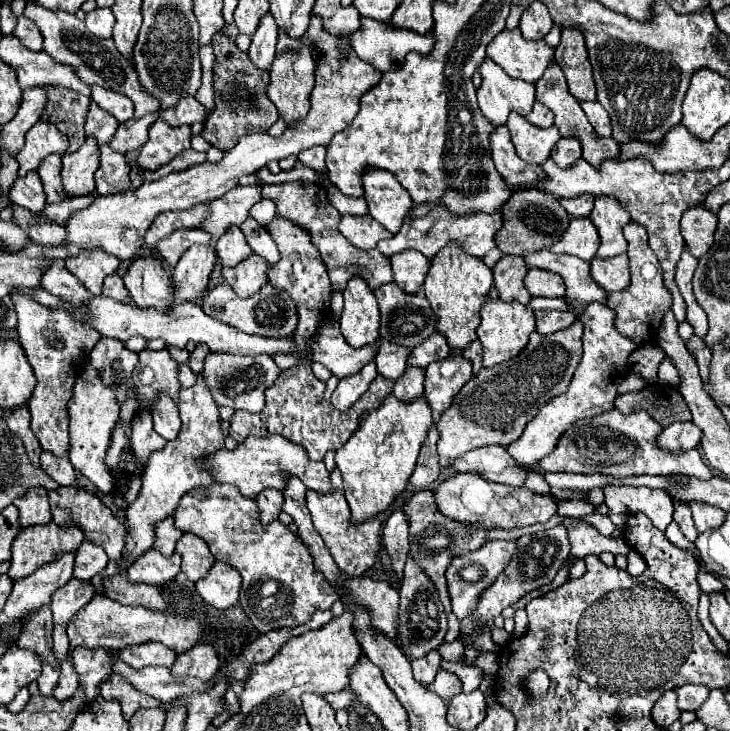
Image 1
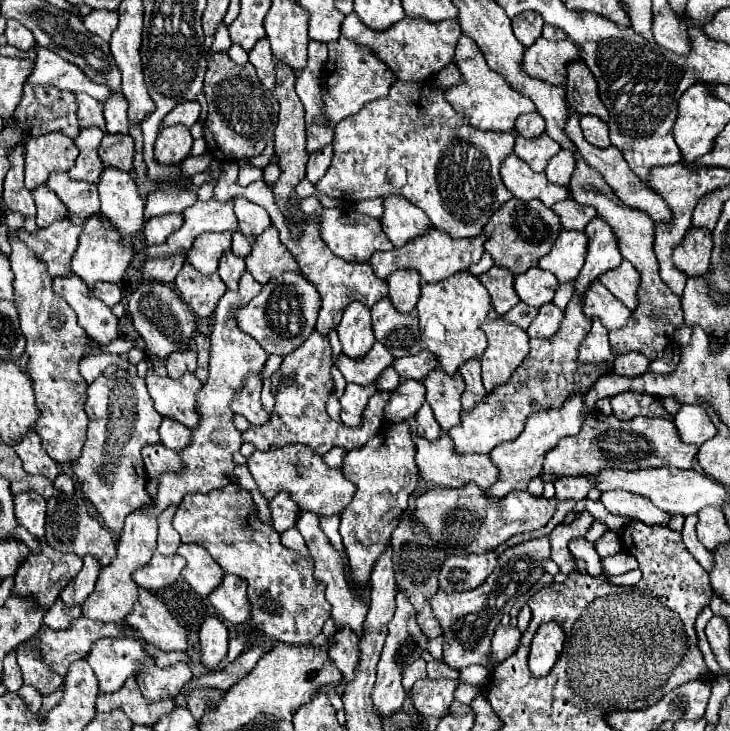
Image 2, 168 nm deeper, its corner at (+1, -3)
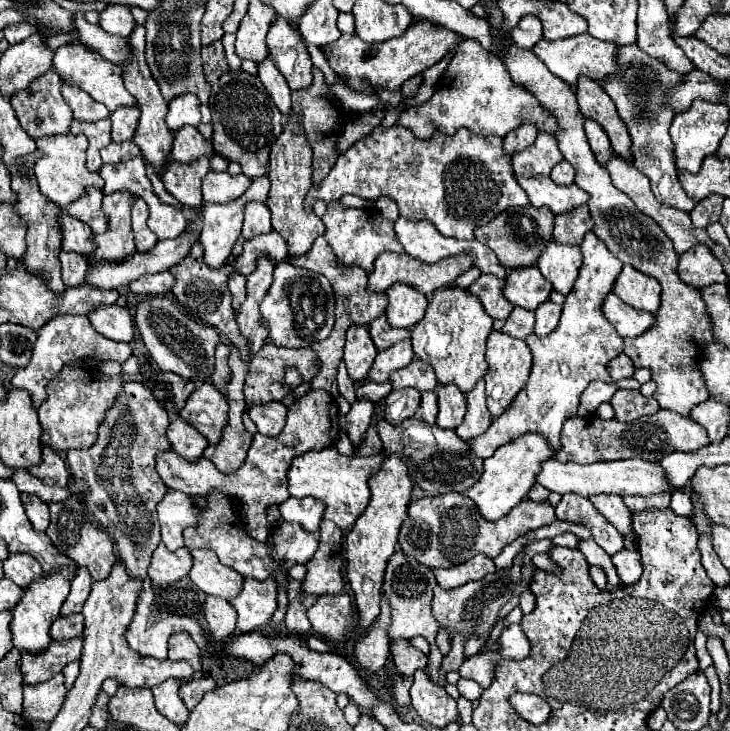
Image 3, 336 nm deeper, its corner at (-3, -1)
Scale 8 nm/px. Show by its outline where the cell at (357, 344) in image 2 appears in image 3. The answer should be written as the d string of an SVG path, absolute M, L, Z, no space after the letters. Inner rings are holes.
M352 325L346 331L346 347L344 347L344 363L354 381L364 381L378 349L368 335L368 327Z

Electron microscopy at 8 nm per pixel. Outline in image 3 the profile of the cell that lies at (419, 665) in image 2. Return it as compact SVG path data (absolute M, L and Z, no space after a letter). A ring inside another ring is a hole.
M400 639L396 643L392 641L390 657L392 657L396 671L404 677L412 677L416 669L426 669L426 655L414 649L406 639Z

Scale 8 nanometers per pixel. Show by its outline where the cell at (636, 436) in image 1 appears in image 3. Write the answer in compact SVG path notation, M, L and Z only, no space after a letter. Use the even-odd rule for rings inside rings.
M660 409L654 415L640 417L632 423L620 423L616 419L600 419L596 415L588 417L570 417L564 423L560 435L560 449L554 459L558 461L574 461L574 463L596 463L596 461L616 461L616 459L646 459L660 461L664 455L672 451L696 451L708 445L708 435L704 427L700 427L690 417L676 415L674 411Z

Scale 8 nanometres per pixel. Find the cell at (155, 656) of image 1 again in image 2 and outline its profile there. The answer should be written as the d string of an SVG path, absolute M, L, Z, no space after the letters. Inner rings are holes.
M178 663L168 669L160 669L152 665L152 669L140 669L140 677L136 677L138 687L148 701L166 701L174 699L180 689L192 679L192 671L188 663Z

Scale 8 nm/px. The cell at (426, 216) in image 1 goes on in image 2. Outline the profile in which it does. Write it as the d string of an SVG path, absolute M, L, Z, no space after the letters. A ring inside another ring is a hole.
M428 229L428 233L424 237L410 241L406 247L392 249L392 251L376 251L370 259L370 265L382 281L398 269L416 269L422 275L424 283L438 283L438 281L442 281L458 271L466 271L470 265L474 265L484 253L484 247L482 247L484 241L486 241L484 235L478 235L472 239L452 239L444 231Z

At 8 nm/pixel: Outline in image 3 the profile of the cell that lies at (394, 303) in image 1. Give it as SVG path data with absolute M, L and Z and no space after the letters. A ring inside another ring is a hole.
M382 313L380 317L376 317L372 323L370 323L370 337L374 341L374 345L378 347L378 351L382 349L388 349L390 345L398 343L398 341L404 341L404 339L410 339L410 329L394 329L390 323L386 323L386 315Z

